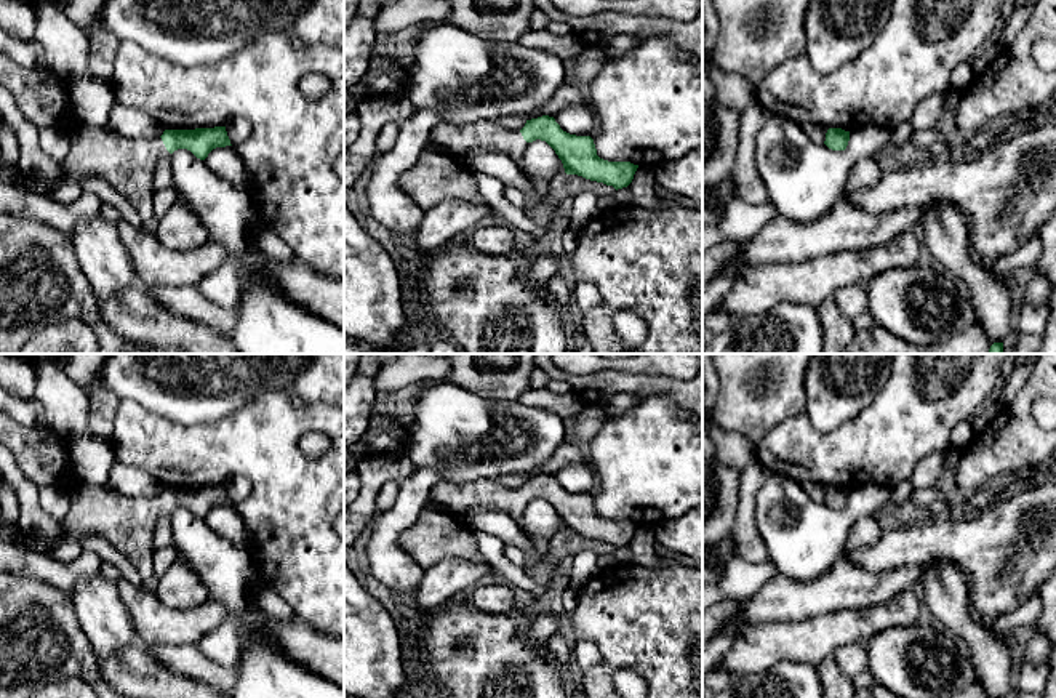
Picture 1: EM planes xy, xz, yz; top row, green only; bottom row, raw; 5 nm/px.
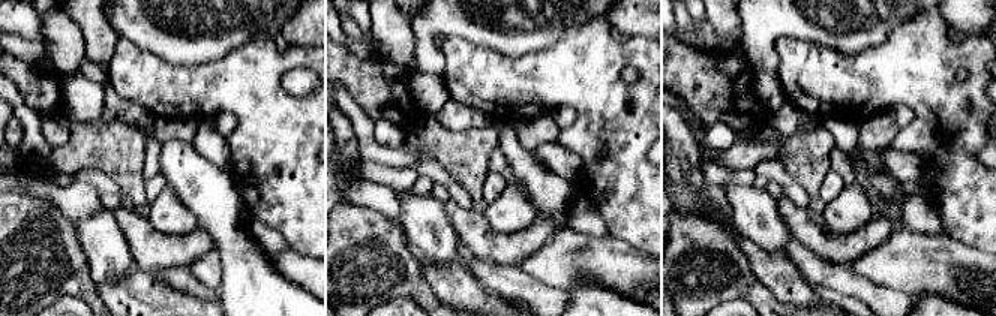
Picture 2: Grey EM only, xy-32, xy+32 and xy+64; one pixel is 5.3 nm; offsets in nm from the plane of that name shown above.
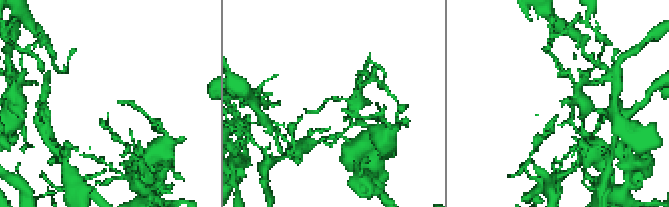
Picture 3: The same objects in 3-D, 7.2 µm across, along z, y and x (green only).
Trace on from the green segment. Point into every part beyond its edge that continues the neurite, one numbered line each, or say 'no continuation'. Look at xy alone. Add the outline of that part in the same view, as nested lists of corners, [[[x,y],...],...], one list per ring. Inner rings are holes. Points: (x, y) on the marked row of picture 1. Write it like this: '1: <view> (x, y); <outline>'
1: xy (128, 165); [[[93,126],[74,128],[69,138],[70,150],[61,160],[61,181],[104,178],[138,210],[142,226],[154,229],[154,170],[162,157],[170,155],[162,138],[128,139],[107,128]]]

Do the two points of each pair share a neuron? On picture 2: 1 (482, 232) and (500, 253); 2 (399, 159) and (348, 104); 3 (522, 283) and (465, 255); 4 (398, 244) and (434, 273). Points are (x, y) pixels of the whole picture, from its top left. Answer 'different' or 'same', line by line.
1: same
2: same
3: same
4: different

